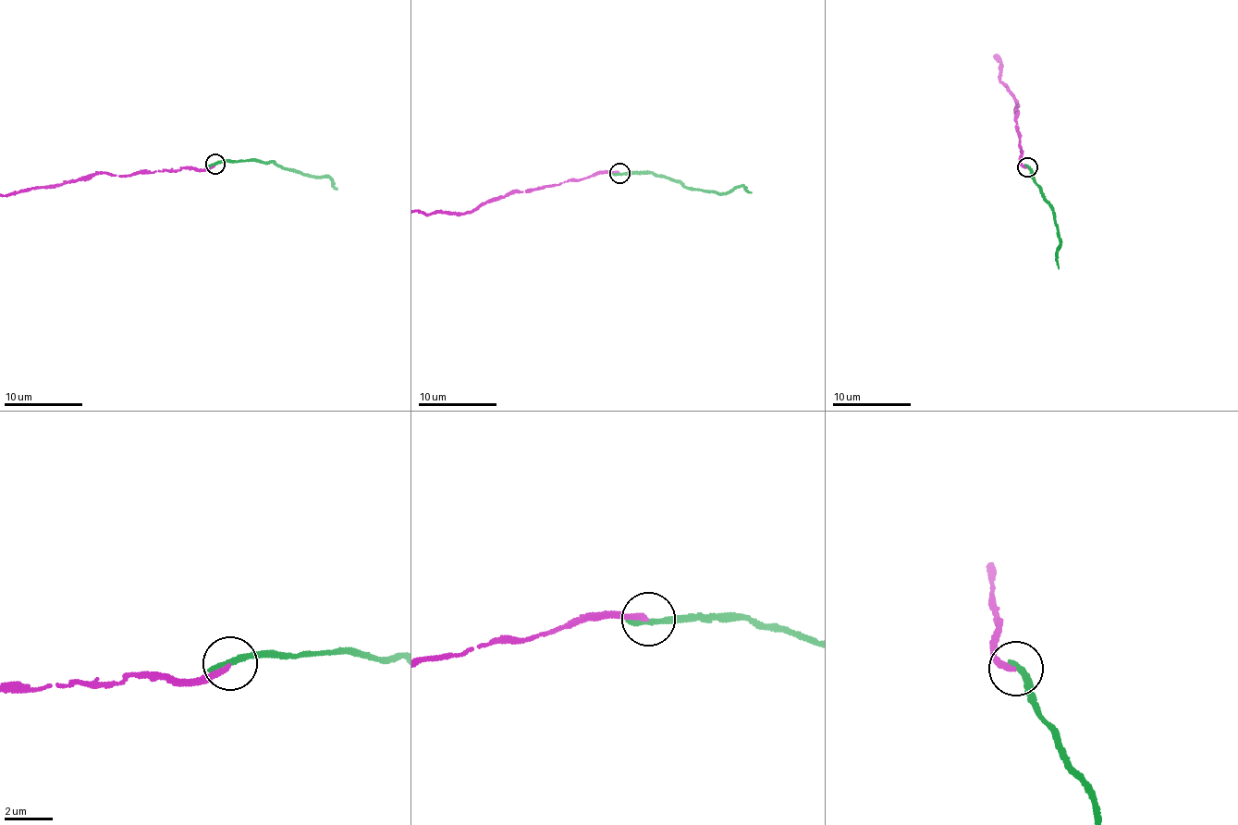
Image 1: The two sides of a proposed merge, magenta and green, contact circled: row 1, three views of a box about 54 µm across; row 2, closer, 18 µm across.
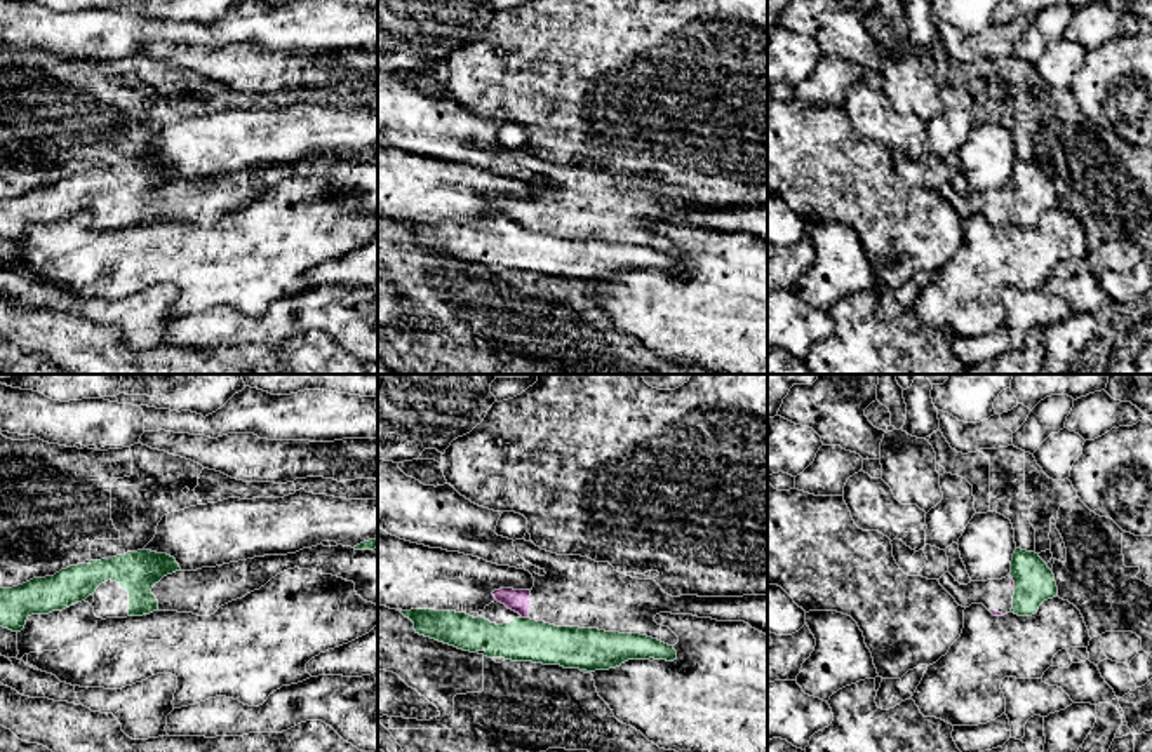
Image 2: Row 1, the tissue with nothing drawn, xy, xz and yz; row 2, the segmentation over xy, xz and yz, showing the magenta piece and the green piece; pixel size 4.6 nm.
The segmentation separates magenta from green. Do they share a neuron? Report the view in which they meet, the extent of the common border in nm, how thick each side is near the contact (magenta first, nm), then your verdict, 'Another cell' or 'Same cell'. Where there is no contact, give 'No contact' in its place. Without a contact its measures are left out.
Touches magenta in xz. Shared border 40 nm. Thickness 100 nm (magenta) against 200 nm. Another cell

